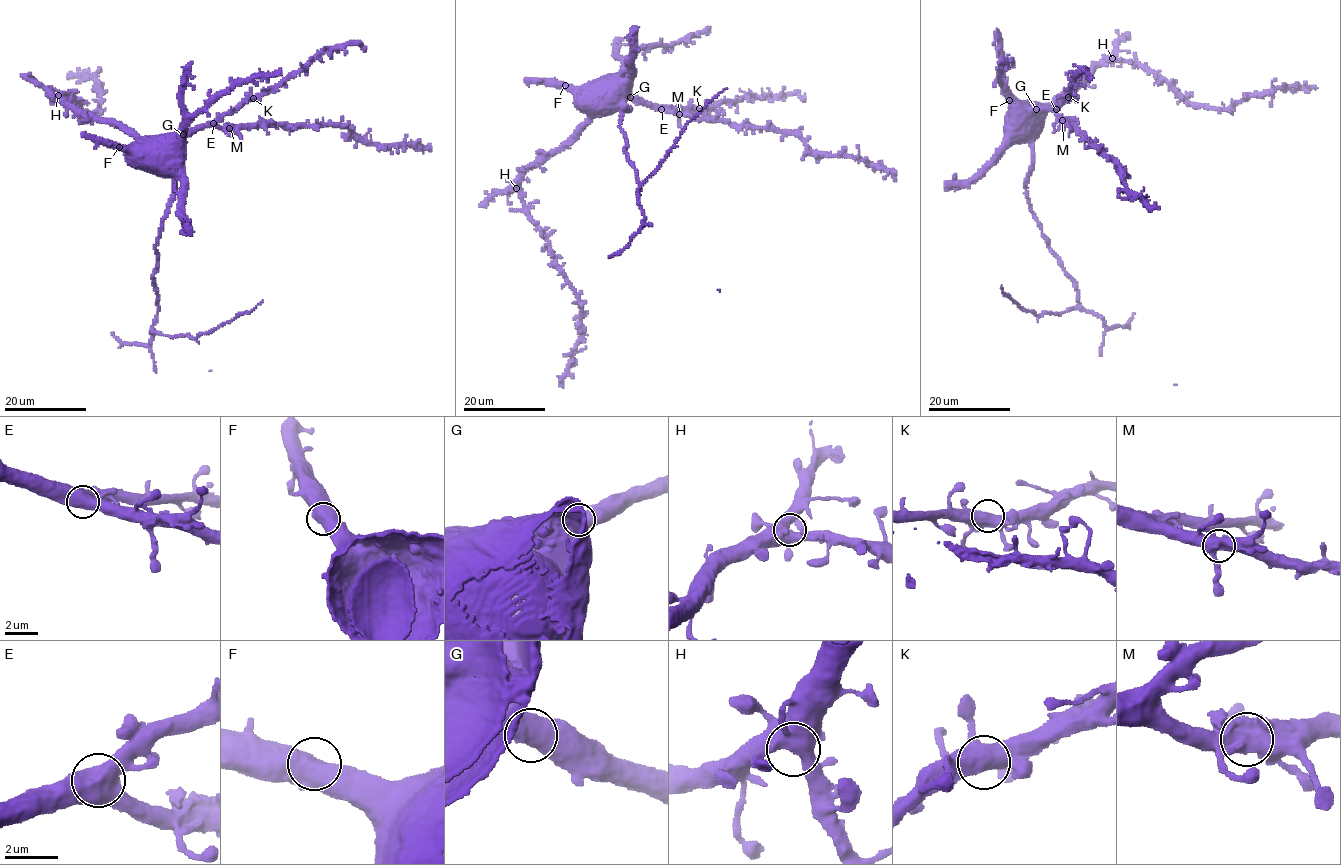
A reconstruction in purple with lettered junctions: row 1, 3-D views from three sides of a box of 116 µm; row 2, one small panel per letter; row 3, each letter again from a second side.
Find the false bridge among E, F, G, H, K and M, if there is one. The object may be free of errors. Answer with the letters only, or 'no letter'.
no letter

